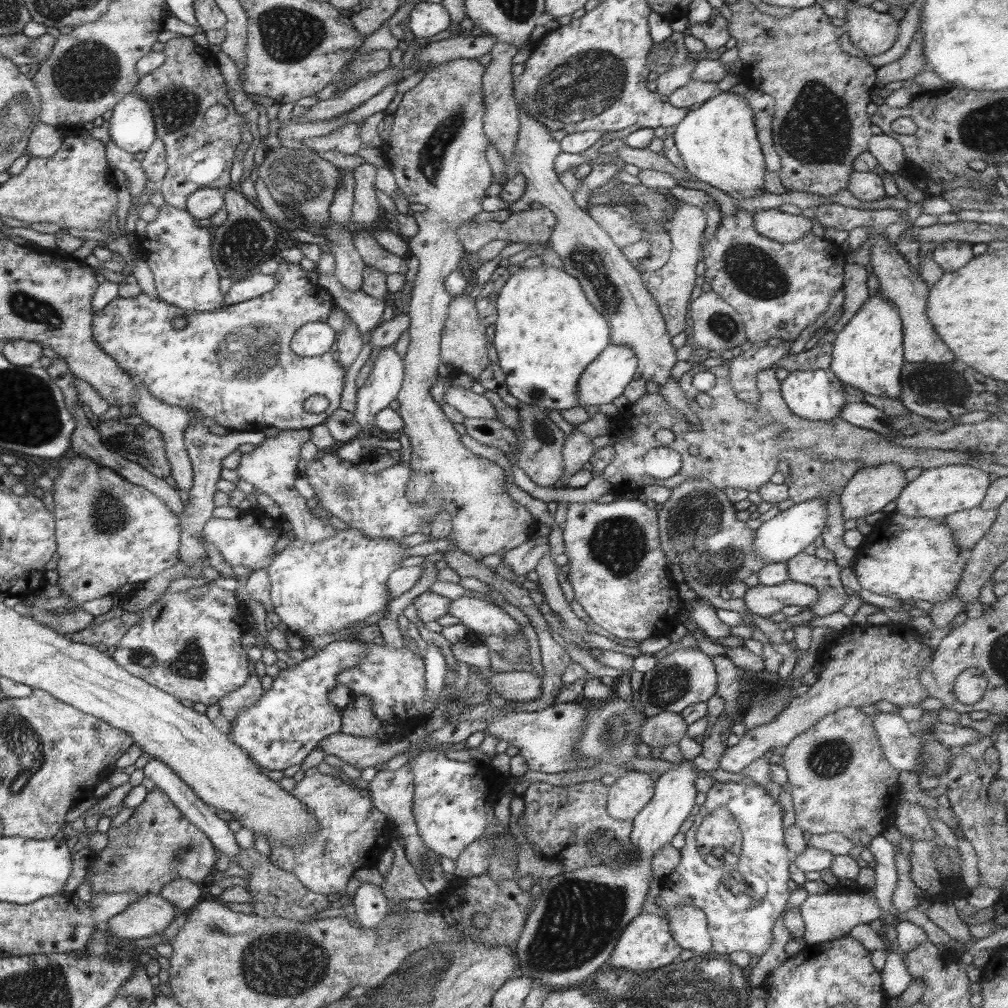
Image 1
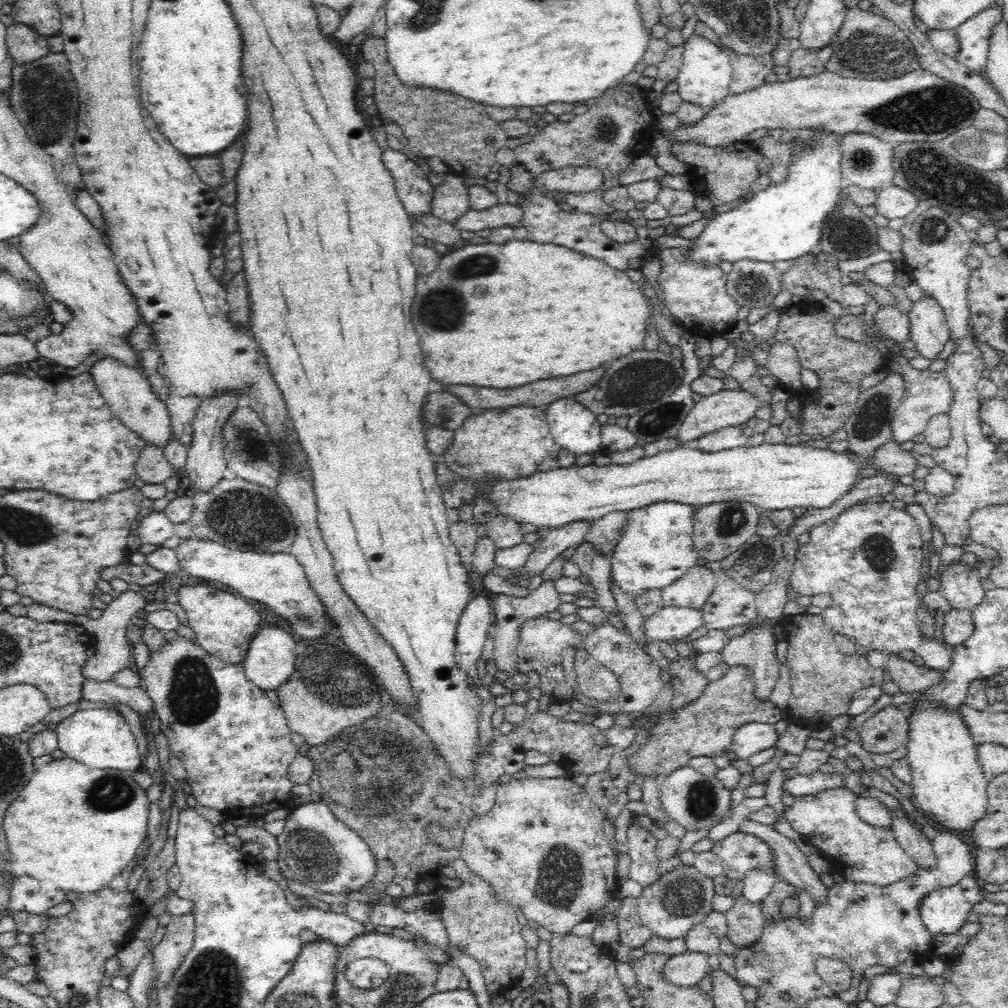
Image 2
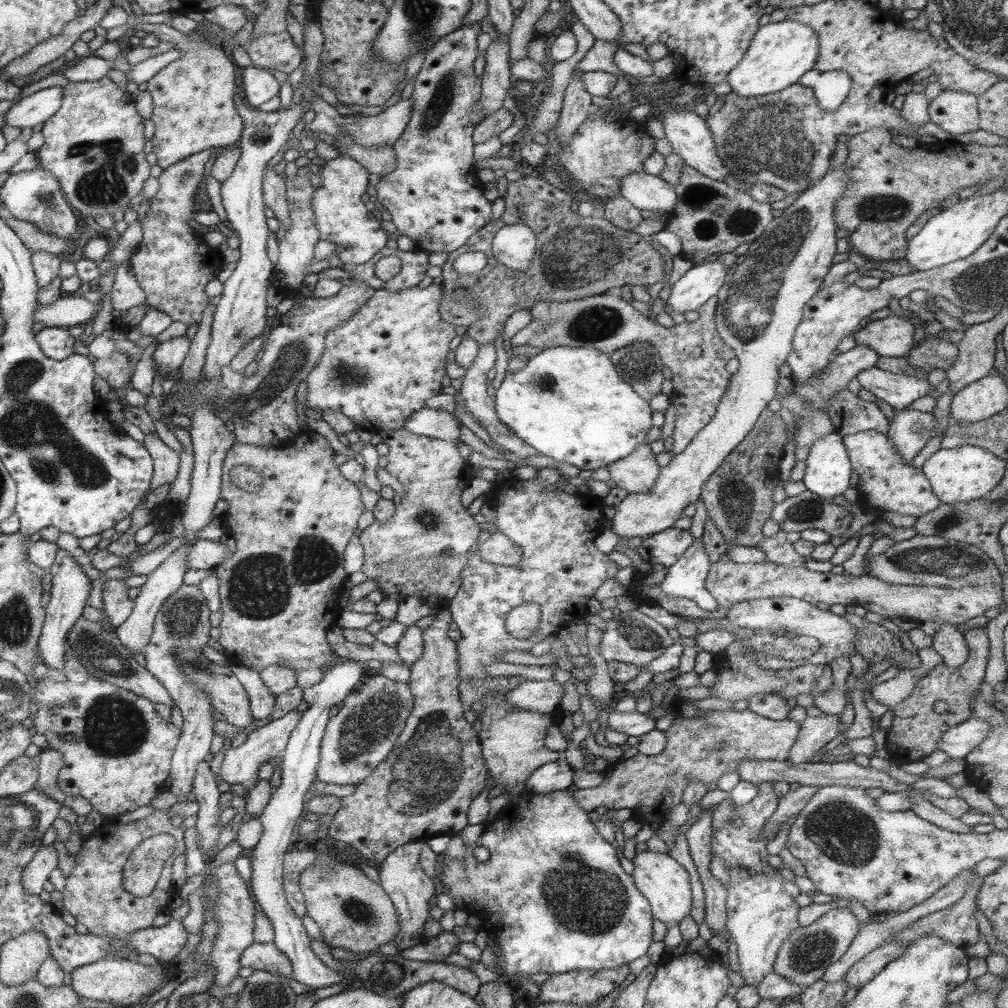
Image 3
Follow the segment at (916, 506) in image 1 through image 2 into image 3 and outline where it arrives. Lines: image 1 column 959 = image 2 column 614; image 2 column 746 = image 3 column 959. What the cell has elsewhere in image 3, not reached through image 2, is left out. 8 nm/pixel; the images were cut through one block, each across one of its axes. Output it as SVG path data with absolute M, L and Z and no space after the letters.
M959 446L951 450L937 450L923 464L923 474L929 480L933 494L941 504L967 504L989 494L1005 476L1007 462L977 446Z

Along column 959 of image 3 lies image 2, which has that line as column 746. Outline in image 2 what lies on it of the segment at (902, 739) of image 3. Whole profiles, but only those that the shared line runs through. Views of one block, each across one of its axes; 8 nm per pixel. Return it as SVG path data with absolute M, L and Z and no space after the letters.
M732 666L720 680L710 682L704 694L692 704L680 708L676 714L666 710L656 720L656 728L652 730L650 740L638 750L638 754L628 758L628 766L640 776L654 774L662 780L670 772L686 766L692 758L722 756L724 750L732 746L738 726L750 722L768 722L774 726L782 718L784 714L774 708L770 700L760 702L754 698L754 672L748 666Z

